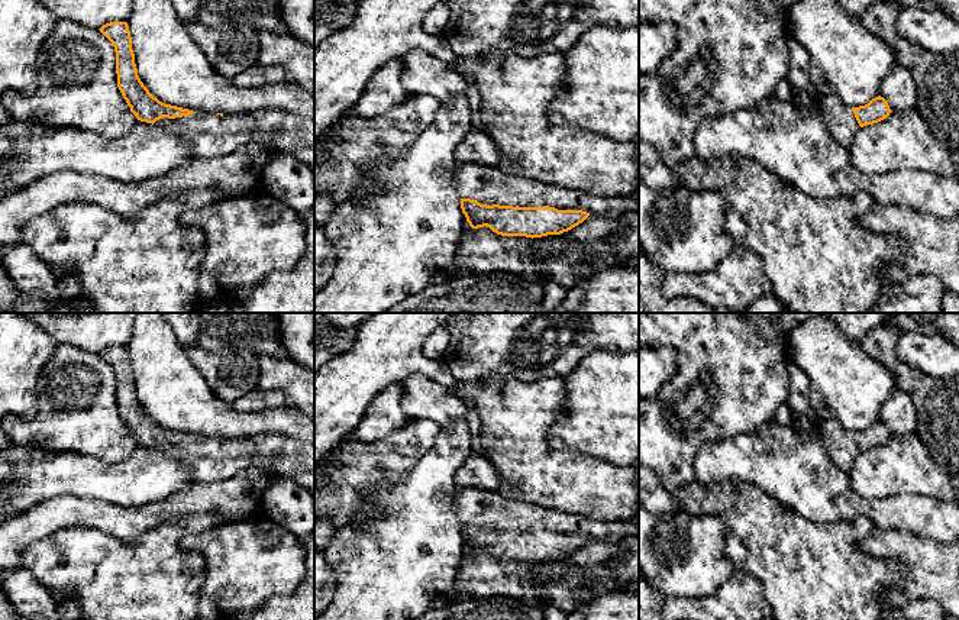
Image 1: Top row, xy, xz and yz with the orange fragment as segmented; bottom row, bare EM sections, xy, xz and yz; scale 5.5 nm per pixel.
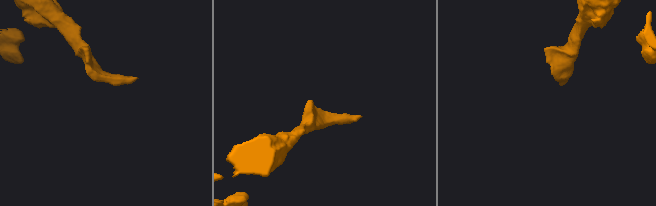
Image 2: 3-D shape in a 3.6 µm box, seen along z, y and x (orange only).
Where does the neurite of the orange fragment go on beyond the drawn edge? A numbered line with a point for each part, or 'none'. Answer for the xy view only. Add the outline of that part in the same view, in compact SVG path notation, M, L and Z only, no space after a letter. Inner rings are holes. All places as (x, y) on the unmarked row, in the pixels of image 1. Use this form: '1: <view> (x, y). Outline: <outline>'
1: xy (210, 459). Outline: M264 433L252 437L217 439L196 436L188 440L162 442L154 449L190 465L197 481L229 479L246 468L264 471L271 479L290 478L314 500L314 443Z

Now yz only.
1: yz (839, 443). Outline: M834 417L820 422L818 432L832 462L843 472L849 472L860 453L853 432L843 429Z

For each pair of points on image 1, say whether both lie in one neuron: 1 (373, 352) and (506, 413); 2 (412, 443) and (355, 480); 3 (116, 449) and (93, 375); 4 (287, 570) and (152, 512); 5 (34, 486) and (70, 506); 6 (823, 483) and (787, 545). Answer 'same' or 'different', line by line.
1: different
2: same
3: same
4: different
5: different
6: different

